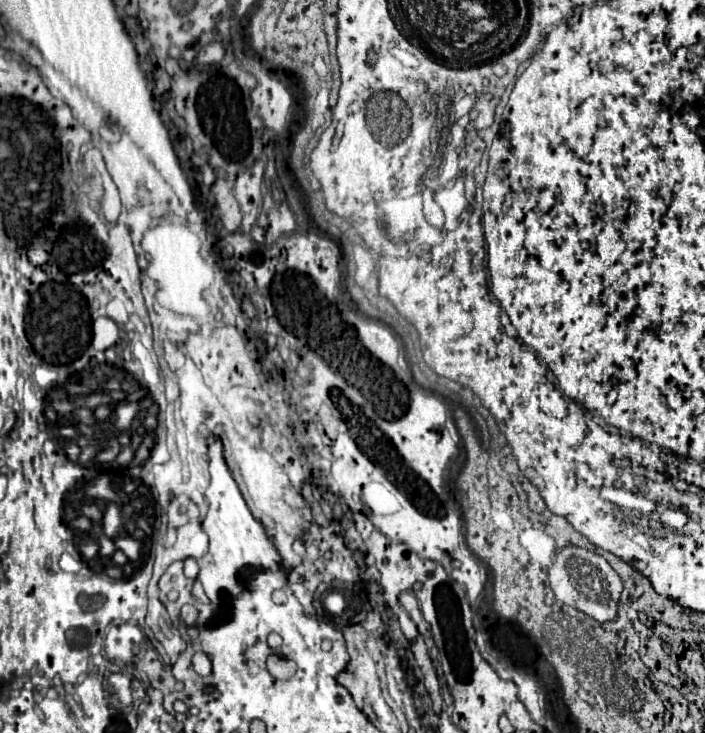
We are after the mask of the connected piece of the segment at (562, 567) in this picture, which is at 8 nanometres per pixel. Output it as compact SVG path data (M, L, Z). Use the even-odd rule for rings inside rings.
M564 546L558 550L552 566L548 568L548 580L554 596L568 606L582 610L598 622L608 622L616 618L616 606L622 592L622 580L606 558L578 546Z

